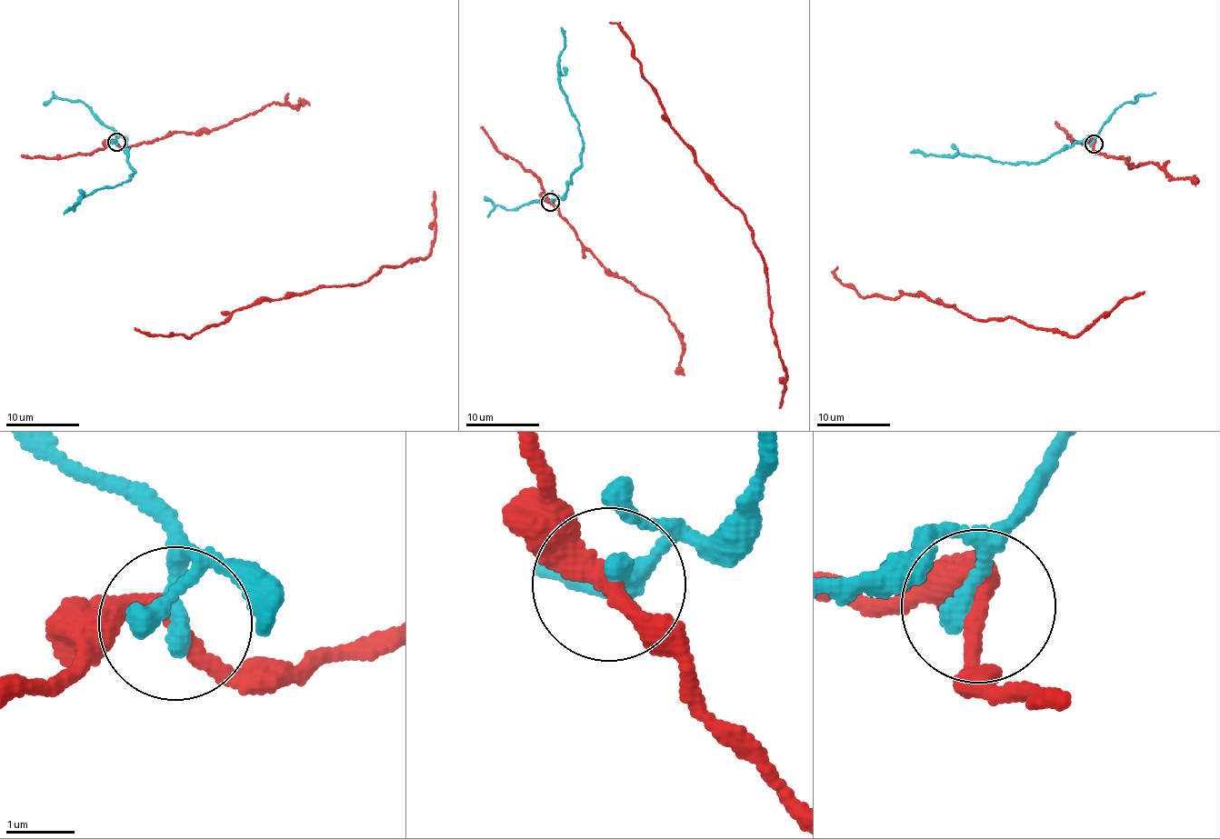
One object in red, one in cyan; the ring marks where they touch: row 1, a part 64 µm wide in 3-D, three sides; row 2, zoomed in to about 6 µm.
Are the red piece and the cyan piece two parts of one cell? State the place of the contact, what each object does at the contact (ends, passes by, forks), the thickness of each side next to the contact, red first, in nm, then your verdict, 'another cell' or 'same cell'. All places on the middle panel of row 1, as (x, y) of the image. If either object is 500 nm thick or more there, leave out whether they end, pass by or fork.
place (550, 202); red passes by; cyan ends; calibres 280 and 280 nm; same cell

